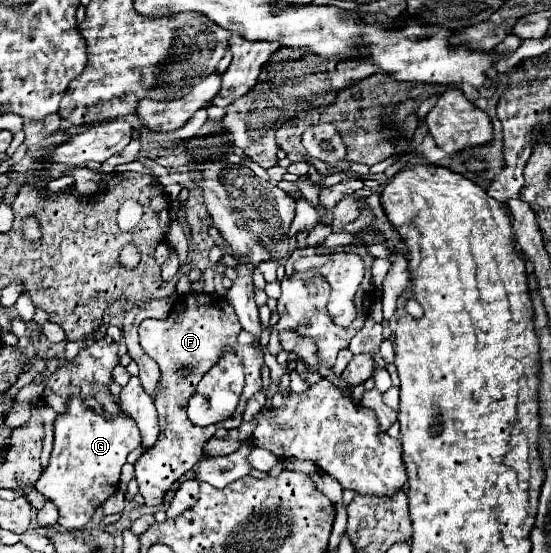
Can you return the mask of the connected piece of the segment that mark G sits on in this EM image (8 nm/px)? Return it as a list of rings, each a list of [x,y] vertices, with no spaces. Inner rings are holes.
[[[69,396],[65,412],[57,414],[53,422],[53,432],[55,444],[51,460],[39,476],[35,488],[45,498],[55,502],[55,506],[59,508],[61,526],[79,530],[115,492],[121,466],[125,464],[127,454],[139,448],[141,432],[125,412],[117,412],[115,416],[99,414],[93,408],[87,408],[87,402],[79,396]]]

